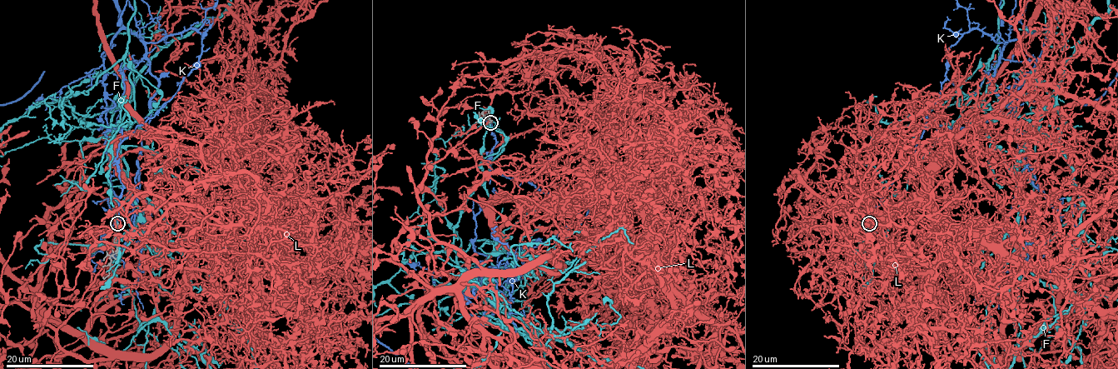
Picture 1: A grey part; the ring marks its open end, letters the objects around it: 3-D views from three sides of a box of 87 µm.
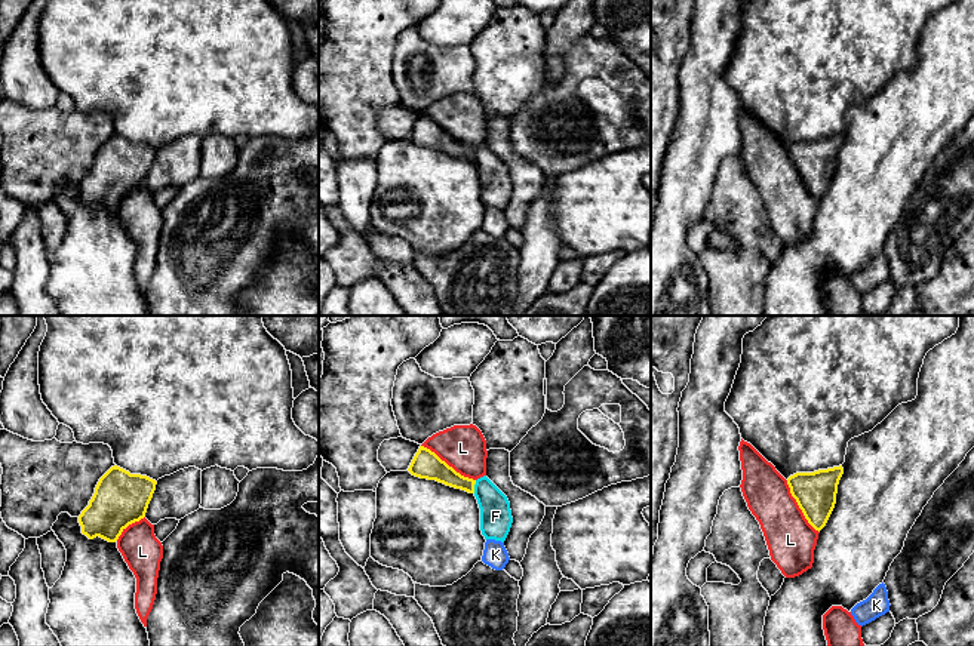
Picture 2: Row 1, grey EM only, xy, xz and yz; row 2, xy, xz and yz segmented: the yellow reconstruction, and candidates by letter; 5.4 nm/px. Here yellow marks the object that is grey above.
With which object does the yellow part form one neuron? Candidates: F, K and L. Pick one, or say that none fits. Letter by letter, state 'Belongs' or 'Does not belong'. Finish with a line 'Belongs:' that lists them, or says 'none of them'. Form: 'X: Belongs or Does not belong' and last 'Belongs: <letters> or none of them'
F: Does not belong
K: Belongs
L: Does not belong
Belongs: K

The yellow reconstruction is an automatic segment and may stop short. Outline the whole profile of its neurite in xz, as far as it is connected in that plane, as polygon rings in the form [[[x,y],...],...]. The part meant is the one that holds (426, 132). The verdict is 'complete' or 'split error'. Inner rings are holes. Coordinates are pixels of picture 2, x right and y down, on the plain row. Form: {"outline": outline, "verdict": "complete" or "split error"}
{"outline": [[[420,114],[408,139],[415,145],[436,148],[446,154],[474,162],[476,148],[461,144],[424,114]]], "verdict": "complete"}

